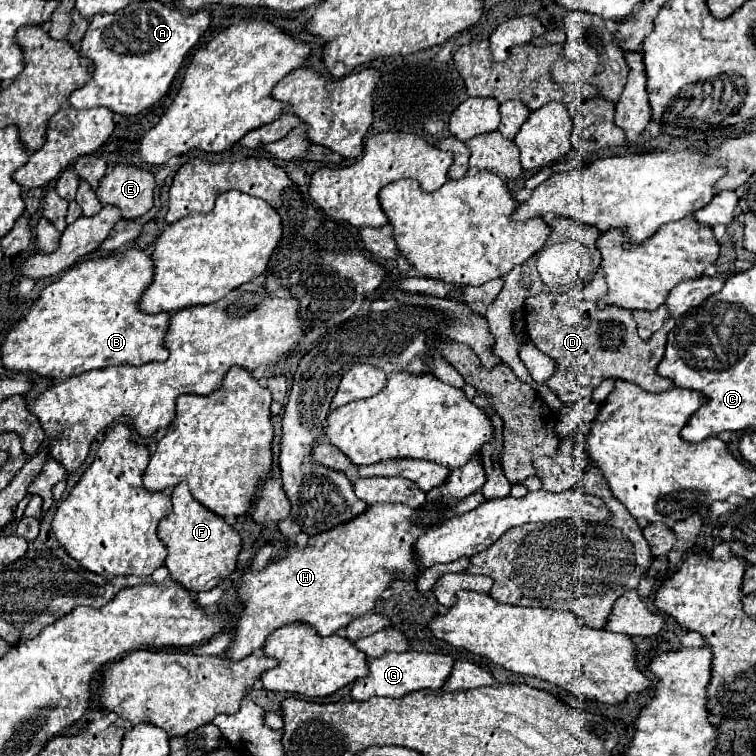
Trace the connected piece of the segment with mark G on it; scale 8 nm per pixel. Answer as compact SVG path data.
M407 650L407 652L389 652L383 654L375 660L369 660L369 674L365 678L355 680L353 688L351 688L351 700L355 702L363 702L369 700L373 696L389 696L389 698L401 698L409 692L415 690L439 690L443 686L443 682L447 680L447 676L453 670L453 658L447 654L431 654L431 652L415 652L415 650Z

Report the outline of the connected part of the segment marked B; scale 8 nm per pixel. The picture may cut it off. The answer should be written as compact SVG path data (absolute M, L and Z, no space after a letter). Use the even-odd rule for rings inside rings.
M127 250L127 252L121 252L121 254L113 254L113 256L107 256L107 258L93 258L93 260L85 260L81 264L75 264L73 268L69 268L57 282L49 284L37 298L37 302L31 306L29 314L25 314L25 318L21 318L7 334L5 342L1 344L1 364L3 368L7 370L13 370L13 372L35 372L39 376L45 376L45 378L51 378L51 380L65 380L73 374L83 374L83 372L89 372L89 370L101 370L101 368L109 368L109 366L119 366L119 364L129 364L129 366L143 366L147 362L163 362L167 360L167 348L163 346L163 336L165 336L165 330L167 330L167 324L169 324L169 314L157 314L157 316L147 316L143 312L137 310L137 302L141 298L141 294L147 290L147 286L151 284L151 278L153 278L153 266L151 266L151 258L143 252L143 250Z

